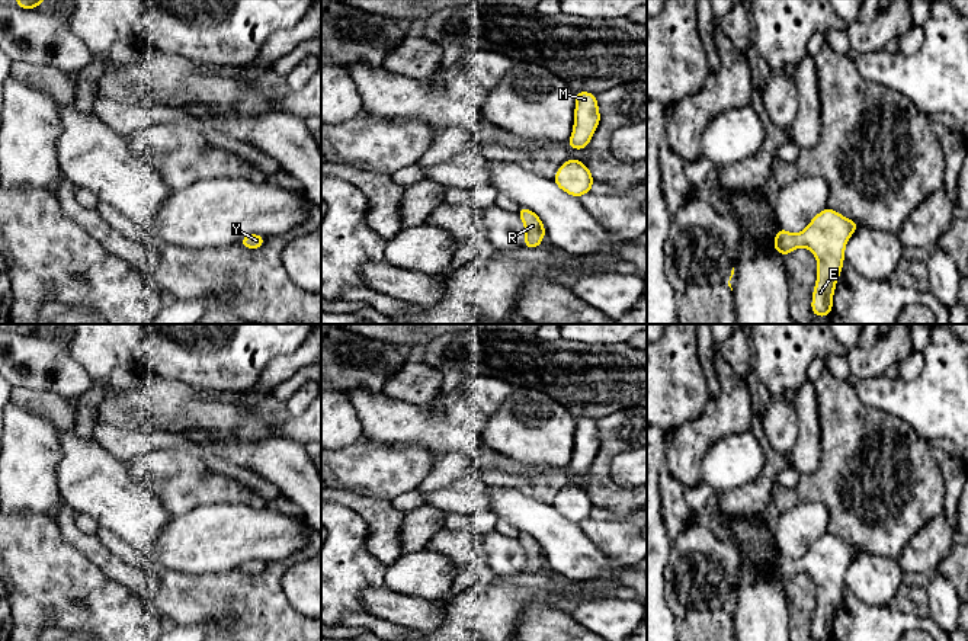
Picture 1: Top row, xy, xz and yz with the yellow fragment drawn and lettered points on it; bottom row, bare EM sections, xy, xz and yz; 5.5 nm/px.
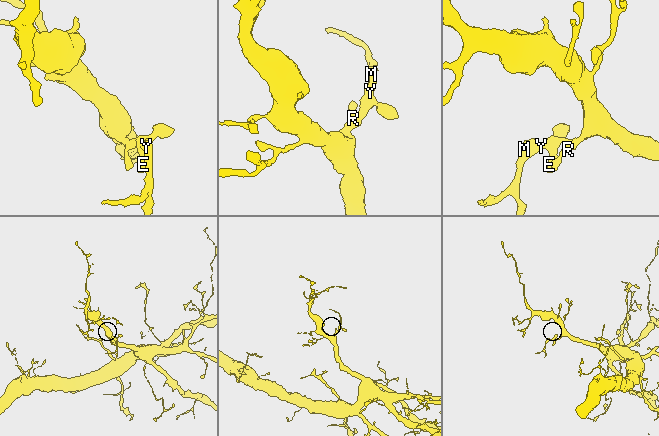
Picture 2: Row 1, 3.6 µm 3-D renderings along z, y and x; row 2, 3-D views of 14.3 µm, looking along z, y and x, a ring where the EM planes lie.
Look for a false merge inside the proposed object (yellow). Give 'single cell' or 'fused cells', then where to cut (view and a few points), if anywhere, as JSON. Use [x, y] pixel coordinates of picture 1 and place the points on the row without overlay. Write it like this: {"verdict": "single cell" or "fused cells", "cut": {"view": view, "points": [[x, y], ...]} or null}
{"verdict": "single cell", "cut": null}

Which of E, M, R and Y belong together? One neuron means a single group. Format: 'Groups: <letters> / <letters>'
Groups: E M R Y

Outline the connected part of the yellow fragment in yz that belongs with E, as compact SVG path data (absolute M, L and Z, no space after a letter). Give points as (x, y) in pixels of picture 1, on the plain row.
M830 532L818 538L799 560L778 554L772 568L778 578L786 583L792 576L807 573L818 587L811 626L814 641L830 641L836 608L844 589L844 573L858 554L859 548L843 542Z

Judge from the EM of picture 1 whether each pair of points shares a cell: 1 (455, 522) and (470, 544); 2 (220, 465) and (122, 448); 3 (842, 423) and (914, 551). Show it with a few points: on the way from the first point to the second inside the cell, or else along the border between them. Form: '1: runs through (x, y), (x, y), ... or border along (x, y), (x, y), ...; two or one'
1: border along (468, 526), (460, 531), (448, 531); two
2: runs through (195, 448), (182, 442), (147, 442); one
3: border along (933, 518), (907, 542), (896, 558); two

